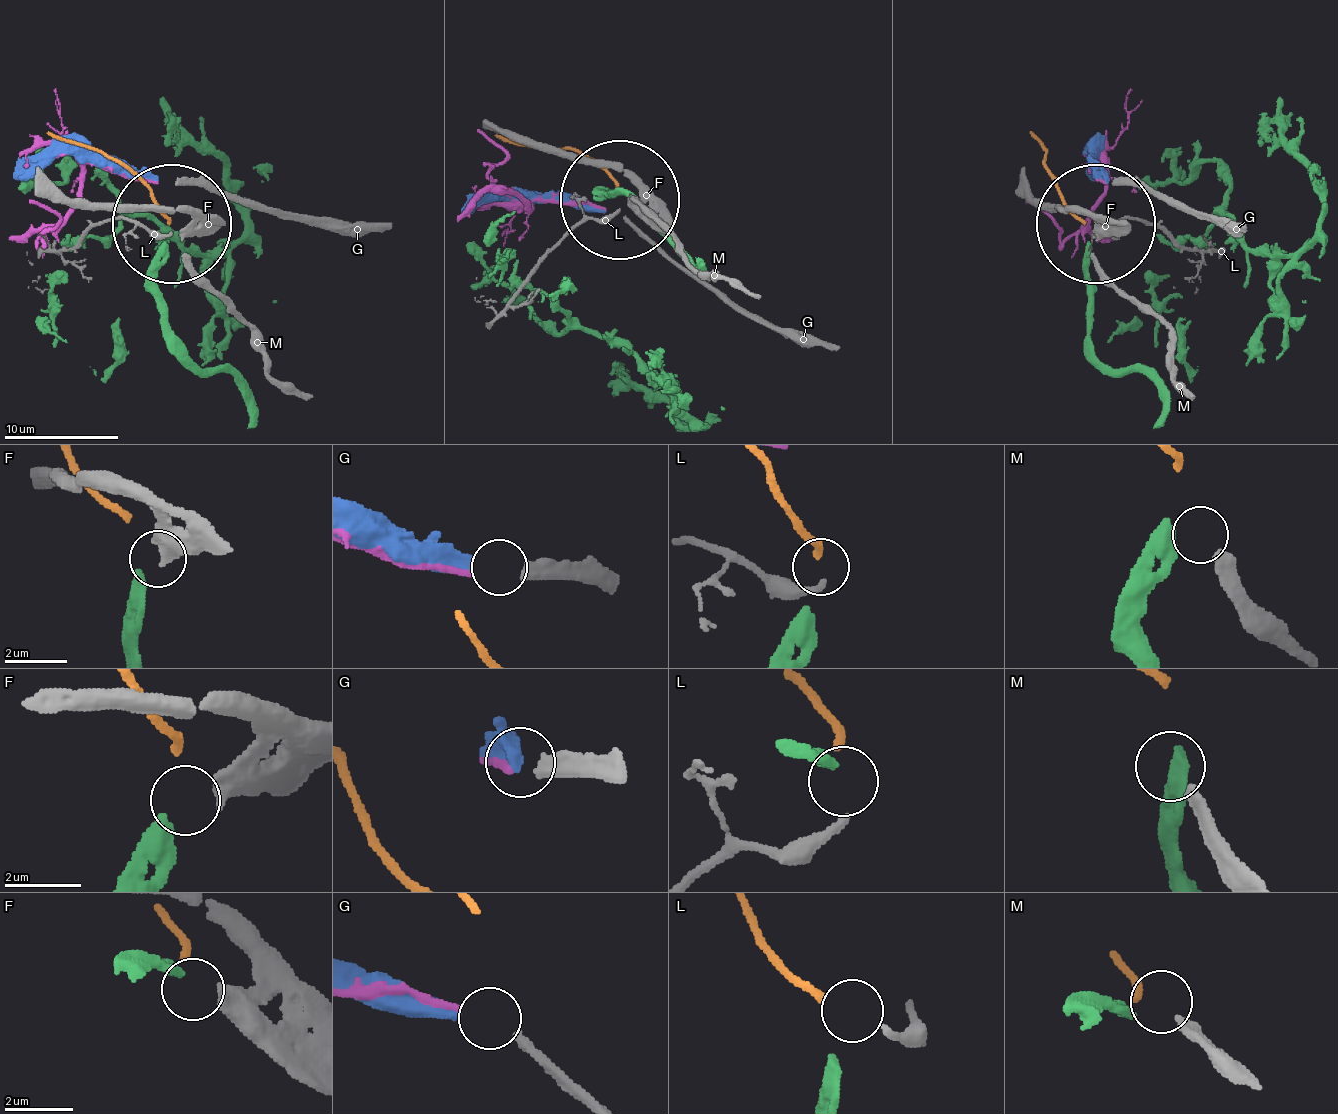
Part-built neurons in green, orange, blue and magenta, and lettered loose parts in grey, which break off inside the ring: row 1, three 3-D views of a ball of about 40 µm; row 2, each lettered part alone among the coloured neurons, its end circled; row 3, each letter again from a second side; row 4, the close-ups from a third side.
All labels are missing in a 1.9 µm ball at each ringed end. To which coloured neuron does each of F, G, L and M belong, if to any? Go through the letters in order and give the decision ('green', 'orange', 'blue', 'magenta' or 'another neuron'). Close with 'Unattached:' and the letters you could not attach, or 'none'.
F: green
G: blue
L: orange
M: another neuron
Unattached: M

